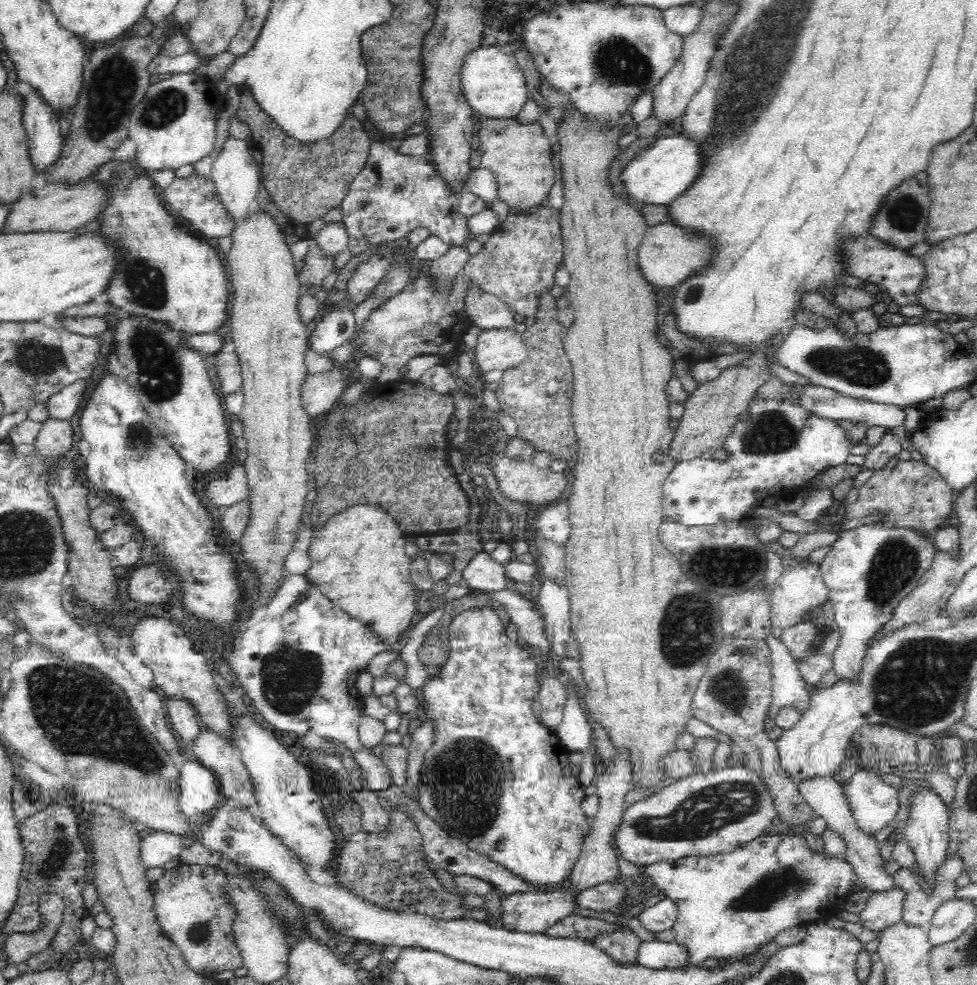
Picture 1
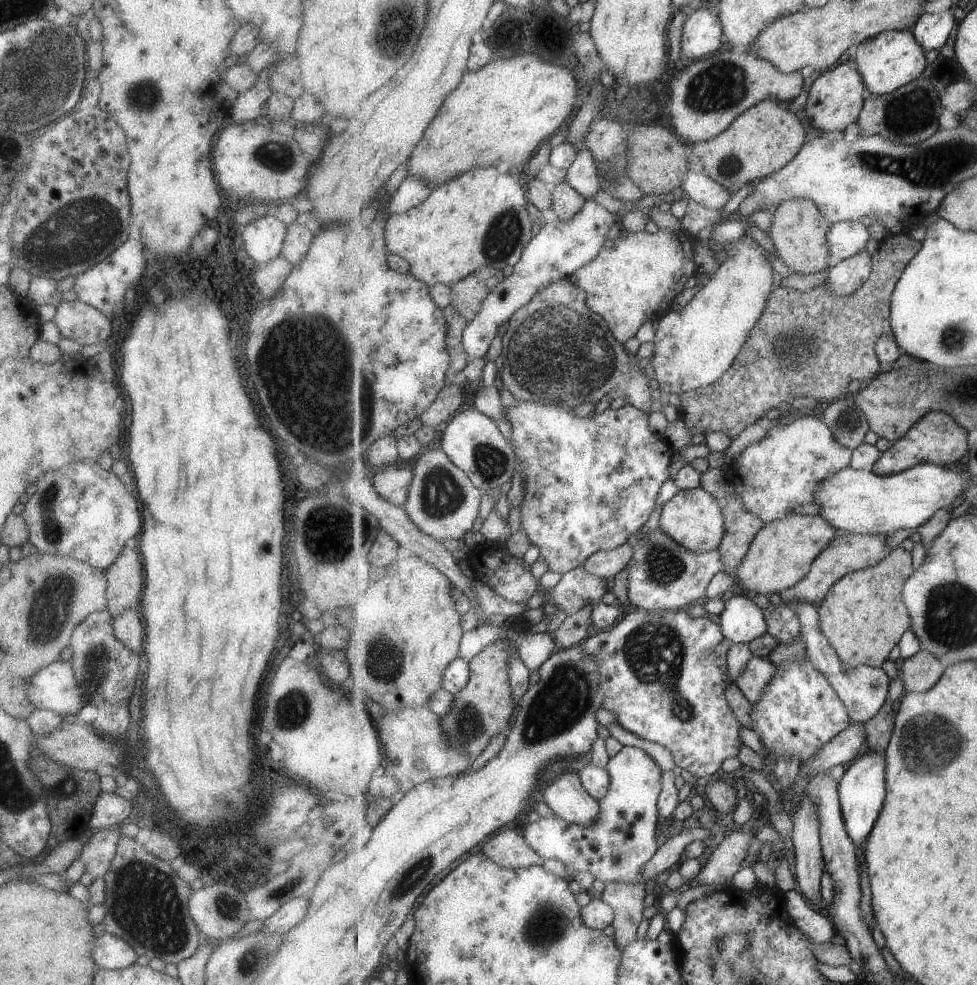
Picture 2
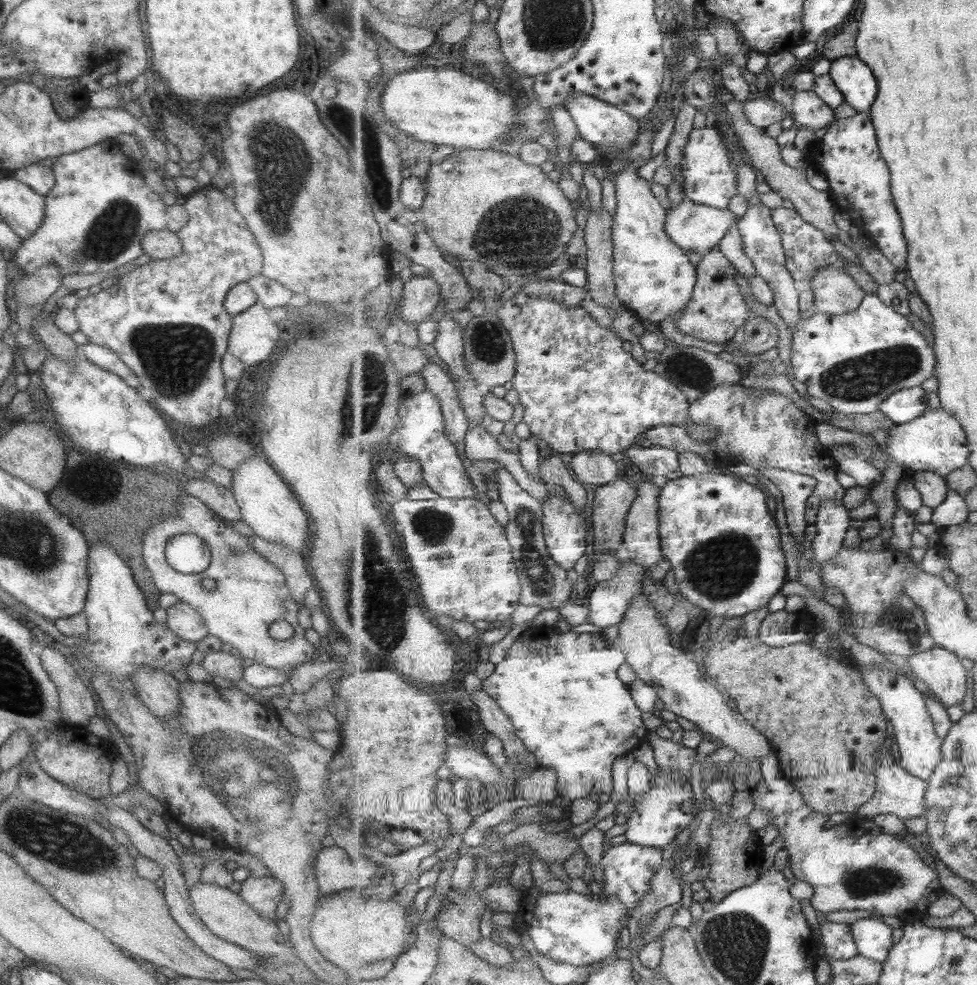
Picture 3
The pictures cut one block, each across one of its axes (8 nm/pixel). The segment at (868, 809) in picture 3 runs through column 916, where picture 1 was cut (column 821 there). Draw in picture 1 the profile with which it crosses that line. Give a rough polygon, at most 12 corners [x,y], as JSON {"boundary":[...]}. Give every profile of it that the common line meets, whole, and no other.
{"boundary":[[826,776],[797,782],[800,796],[846,847],[864,888],[894,885],[879,846],[854,819],[846,789]]}

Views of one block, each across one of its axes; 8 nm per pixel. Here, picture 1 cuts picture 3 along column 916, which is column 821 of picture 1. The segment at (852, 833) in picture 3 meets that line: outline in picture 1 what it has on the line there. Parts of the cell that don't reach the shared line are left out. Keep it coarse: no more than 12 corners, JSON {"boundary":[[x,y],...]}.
{"boundary":[[800,833],[646,865],[692,966],[865,889]]}

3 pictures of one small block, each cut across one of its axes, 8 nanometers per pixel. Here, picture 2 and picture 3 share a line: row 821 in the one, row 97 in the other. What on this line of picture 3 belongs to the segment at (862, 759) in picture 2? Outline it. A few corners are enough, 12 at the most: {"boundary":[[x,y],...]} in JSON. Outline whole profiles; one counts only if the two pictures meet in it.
{"boundary":[[857,56],[831,62],[829,75],[859,113],[872,110],[879,81]]}

